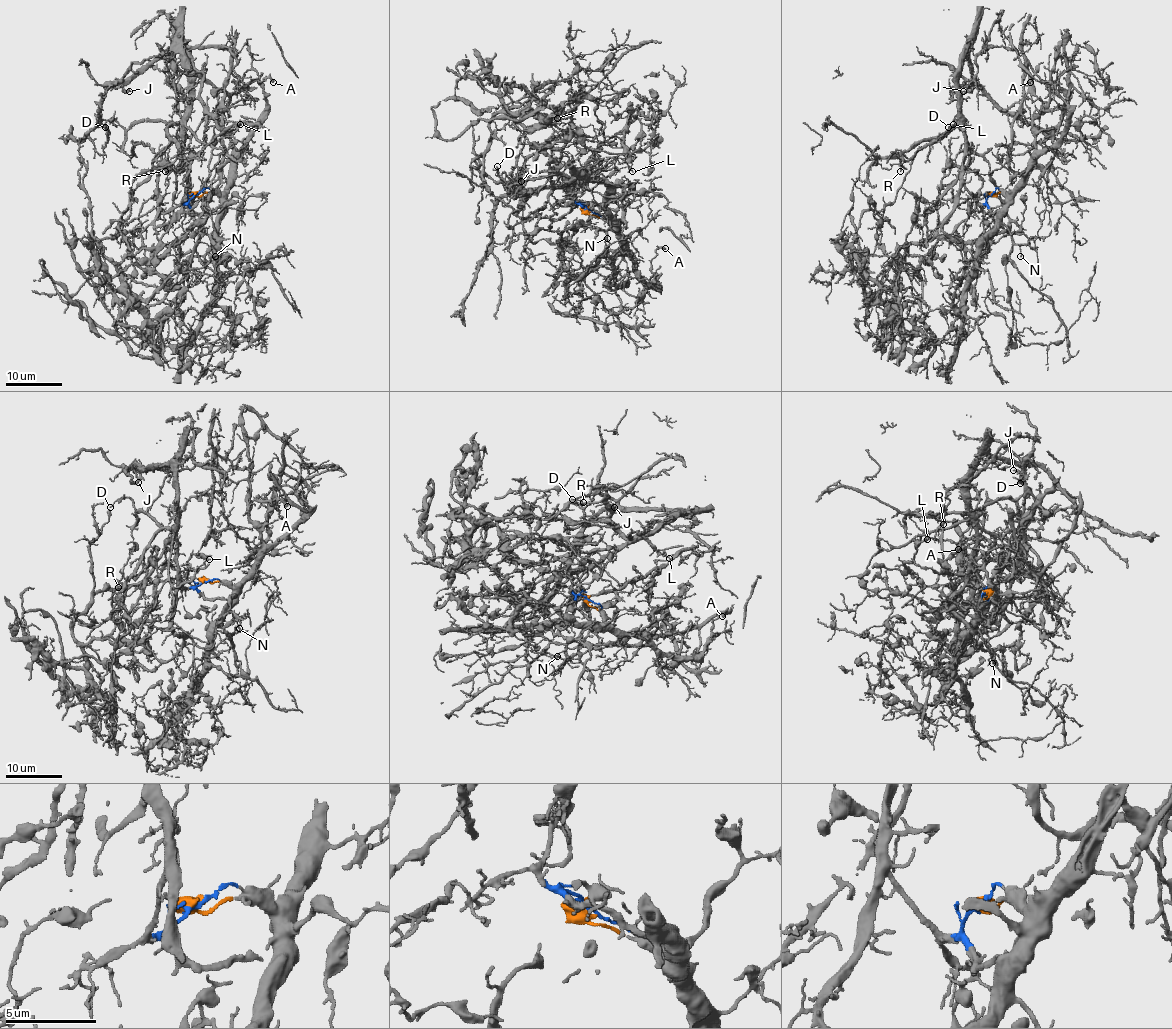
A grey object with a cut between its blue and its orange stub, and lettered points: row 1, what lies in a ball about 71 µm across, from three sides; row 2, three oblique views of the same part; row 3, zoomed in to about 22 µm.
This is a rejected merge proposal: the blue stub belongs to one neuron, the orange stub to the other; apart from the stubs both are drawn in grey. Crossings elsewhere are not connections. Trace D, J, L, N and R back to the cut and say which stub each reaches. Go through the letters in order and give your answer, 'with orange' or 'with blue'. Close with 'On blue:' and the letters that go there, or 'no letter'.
D: with blue
J: with blue
L: with blue
N: with orange
R: with blue
On blue: D, J, L, R

